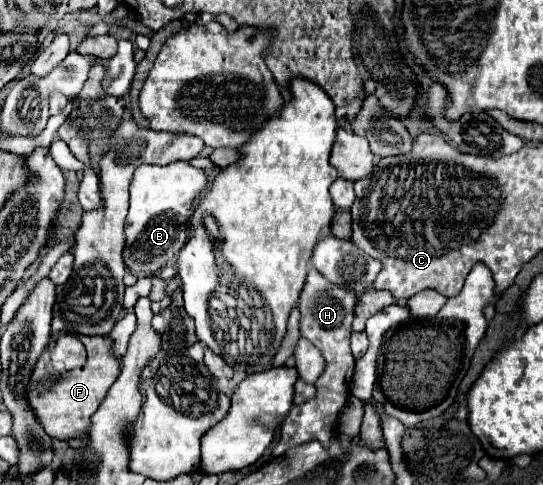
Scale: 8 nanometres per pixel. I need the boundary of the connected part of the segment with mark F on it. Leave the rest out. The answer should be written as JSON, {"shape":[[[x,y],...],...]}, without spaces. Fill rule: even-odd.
{"shape":[[[81,335],[83,345],[87,347],[87,363],[81,369],[73,371],[55,371],[49,361],[49,351],[45,349],[41,357],[35,363],[35,369],[31,373],[25,397],[45,429],[49,437],[67,441],[71,437],[81,437],[83,429],[91,423],[91,415],[99,409],[101,401],[105,399],[109,387],[115,383],[115,377],[119,375],[119,359],[111,355],[111,341],[109,339],[97,339],[97,337],[85,337]]]}

